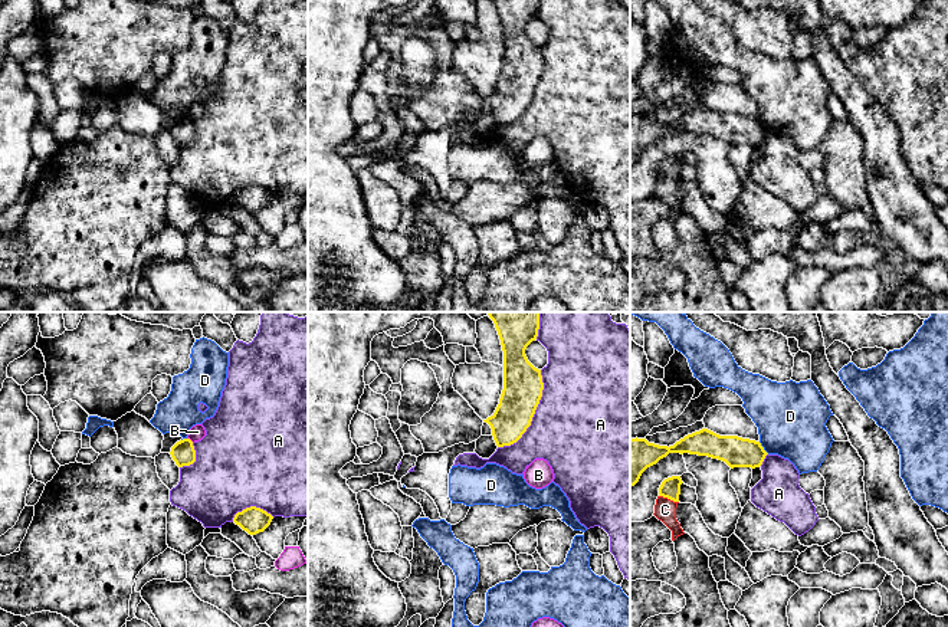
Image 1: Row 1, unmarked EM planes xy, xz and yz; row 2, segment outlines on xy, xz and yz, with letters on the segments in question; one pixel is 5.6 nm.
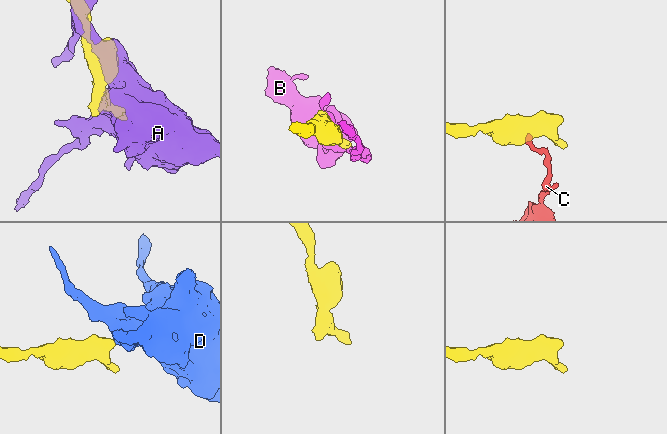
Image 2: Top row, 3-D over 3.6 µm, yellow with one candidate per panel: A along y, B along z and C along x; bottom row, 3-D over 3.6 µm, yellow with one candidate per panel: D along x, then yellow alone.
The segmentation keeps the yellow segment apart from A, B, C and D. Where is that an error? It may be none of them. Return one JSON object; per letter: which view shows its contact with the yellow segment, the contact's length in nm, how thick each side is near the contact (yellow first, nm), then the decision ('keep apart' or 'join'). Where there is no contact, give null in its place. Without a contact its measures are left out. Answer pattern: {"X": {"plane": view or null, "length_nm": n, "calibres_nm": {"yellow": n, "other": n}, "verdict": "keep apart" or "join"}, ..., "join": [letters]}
{"A": {"plane": "xz", "length_nm": 500, "calibres_nm": {"yellow": 220, "other": 500}, "verdict": "keep apart"}, "B": {"plane": "xy", "length_nm": 50, "calibres_nm": {"yellow": 140, "other": 90}, "verdict": "keep apart"}, "C": {"plane": "yz", "length_nm": 120, "calibres_nm": {"yellow": 110, "other": 130}, "verdict": "keep apart"}, "D": {"plane": "yz", "length_nm": 90, "calibres_nm": {"yellow": 170, "other": 380}, "verdict": "keep apart"}, "join": []}

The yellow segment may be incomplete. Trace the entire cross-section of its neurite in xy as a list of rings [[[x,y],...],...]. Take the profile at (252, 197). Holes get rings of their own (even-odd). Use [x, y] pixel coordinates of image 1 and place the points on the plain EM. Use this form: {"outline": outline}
{"outline": [[[250,184],[237,190],[233,196],[233,200],[239,203],[249,213],[256,213],[263,210],[272,200],[273,194],[266,188]]]}

